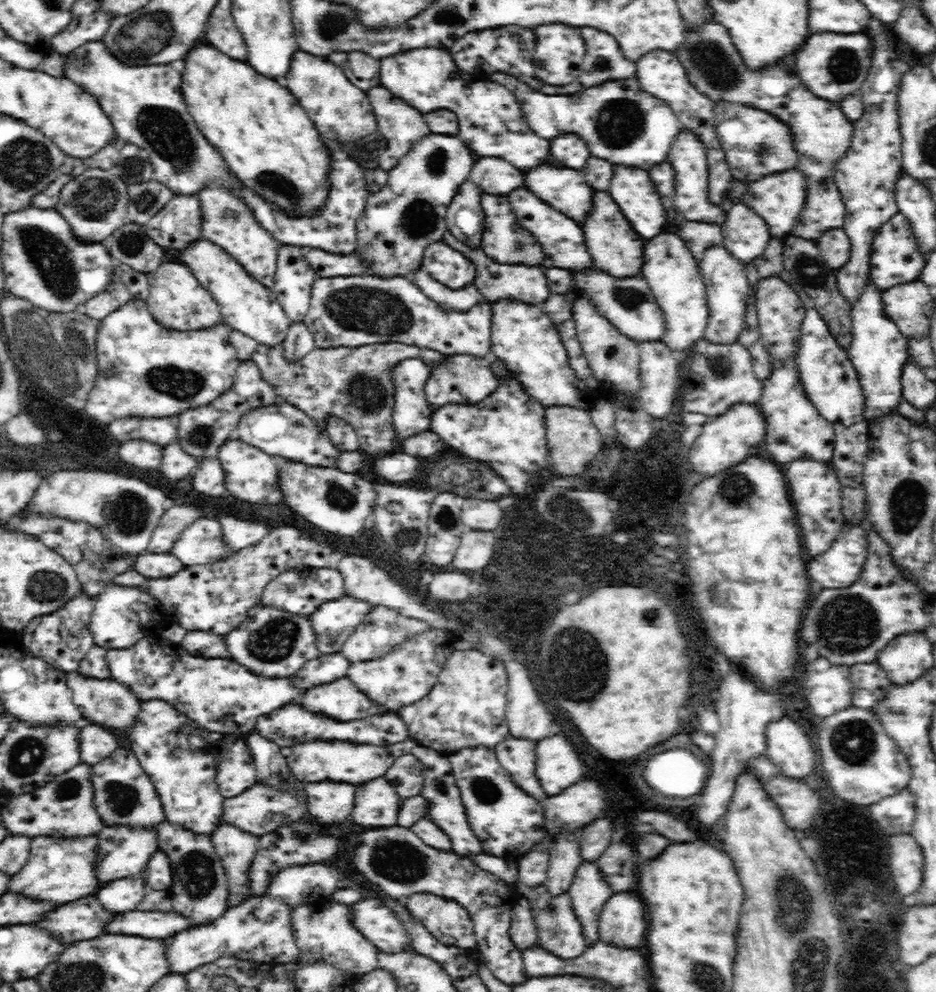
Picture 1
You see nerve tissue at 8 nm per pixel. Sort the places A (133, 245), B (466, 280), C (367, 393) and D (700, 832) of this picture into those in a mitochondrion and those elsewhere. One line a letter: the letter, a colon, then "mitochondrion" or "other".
A: mitochondrion
B: other
C: mitochondrion
D: other

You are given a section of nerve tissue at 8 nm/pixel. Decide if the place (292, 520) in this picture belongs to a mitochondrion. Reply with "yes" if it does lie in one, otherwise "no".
no

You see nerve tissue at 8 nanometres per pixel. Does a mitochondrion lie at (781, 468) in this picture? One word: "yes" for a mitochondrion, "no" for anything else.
no

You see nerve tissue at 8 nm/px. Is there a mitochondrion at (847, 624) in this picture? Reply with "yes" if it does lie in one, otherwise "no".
yes

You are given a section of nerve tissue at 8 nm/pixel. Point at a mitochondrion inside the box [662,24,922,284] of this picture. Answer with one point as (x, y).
(710, 59)

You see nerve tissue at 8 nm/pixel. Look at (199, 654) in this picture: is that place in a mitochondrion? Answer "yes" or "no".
no

